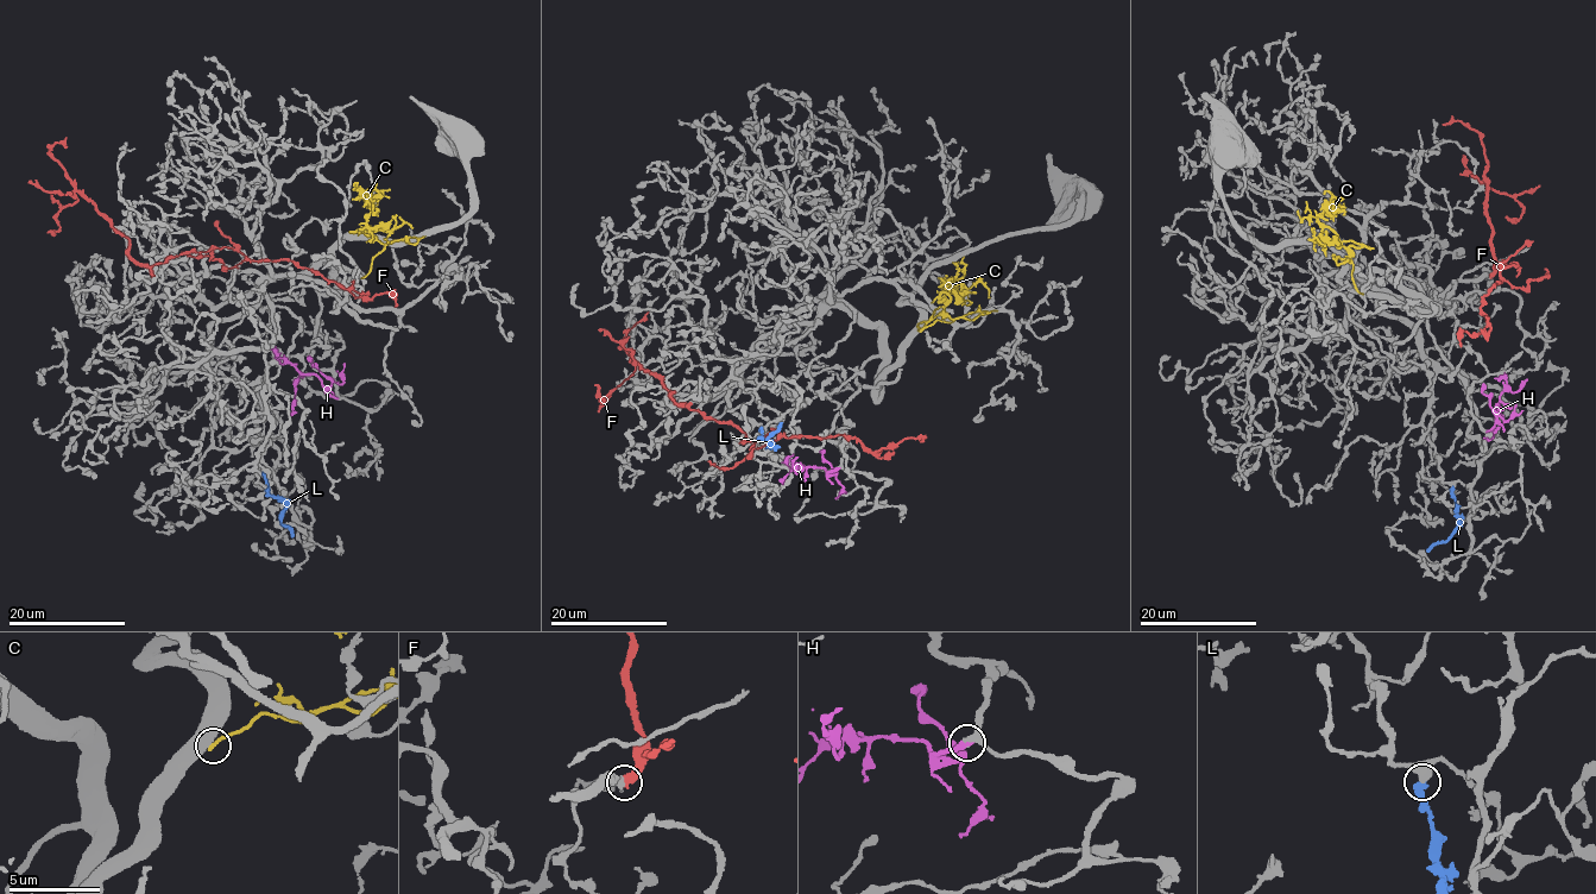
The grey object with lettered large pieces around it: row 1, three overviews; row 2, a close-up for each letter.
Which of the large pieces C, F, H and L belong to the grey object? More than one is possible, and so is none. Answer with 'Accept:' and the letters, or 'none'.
Accept: F, H, L

